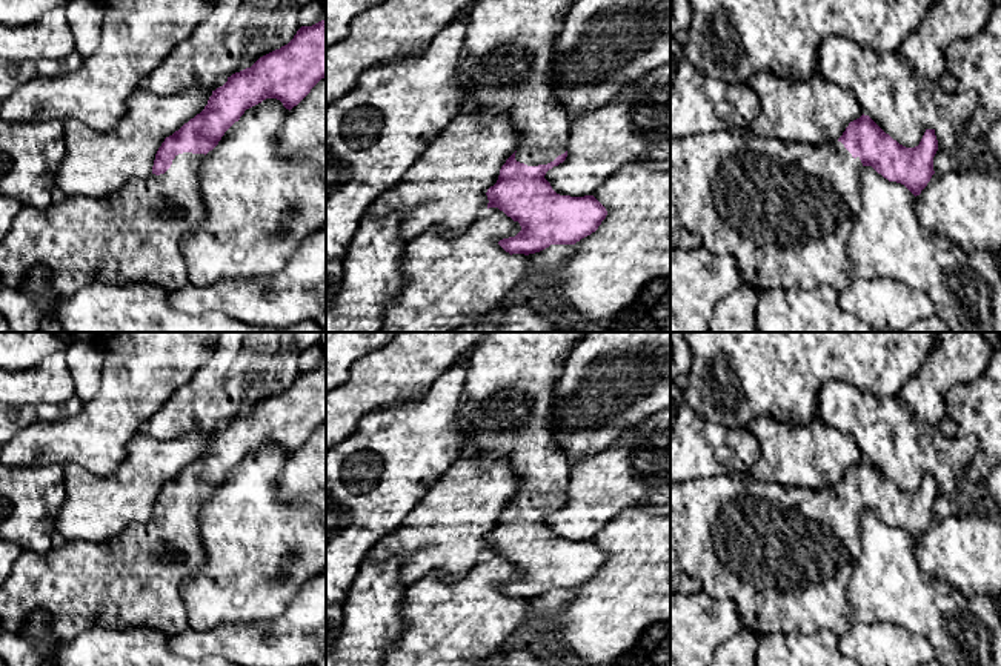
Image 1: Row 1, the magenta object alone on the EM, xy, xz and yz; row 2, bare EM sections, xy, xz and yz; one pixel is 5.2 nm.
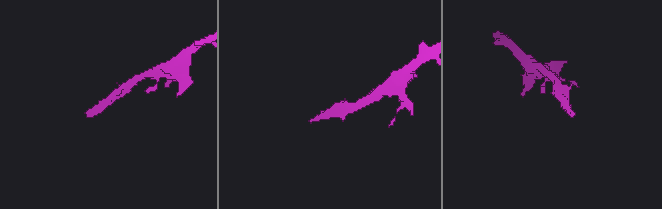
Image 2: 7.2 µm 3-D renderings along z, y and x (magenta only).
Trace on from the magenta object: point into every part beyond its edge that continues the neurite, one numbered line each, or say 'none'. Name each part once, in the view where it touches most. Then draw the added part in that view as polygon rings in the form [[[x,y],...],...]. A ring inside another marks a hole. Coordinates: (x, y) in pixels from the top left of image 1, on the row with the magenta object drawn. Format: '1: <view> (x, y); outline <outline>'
1: xz (508, 54); outline [[[474,0],[460,74],[469,80],[464,112],[507,115],[521,137],[515,160],[547,165],[567,151],[570,117],[552,91],[554,46],[575,0]]]

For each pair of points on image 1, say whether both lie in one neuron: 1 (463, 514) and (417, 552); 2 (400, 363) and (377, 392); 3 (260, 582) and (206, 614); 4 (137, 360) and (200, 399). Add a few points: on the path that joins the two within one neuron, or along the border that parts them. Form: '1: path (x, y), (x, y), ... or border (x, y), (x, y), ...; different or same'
1: path (452, 522), (428, 542); same
2: path (392, 371), (379, 385); same
3: path (246, 582), (237, 583), (220, 600); same
4: border (206, 362), (156, 412); different

